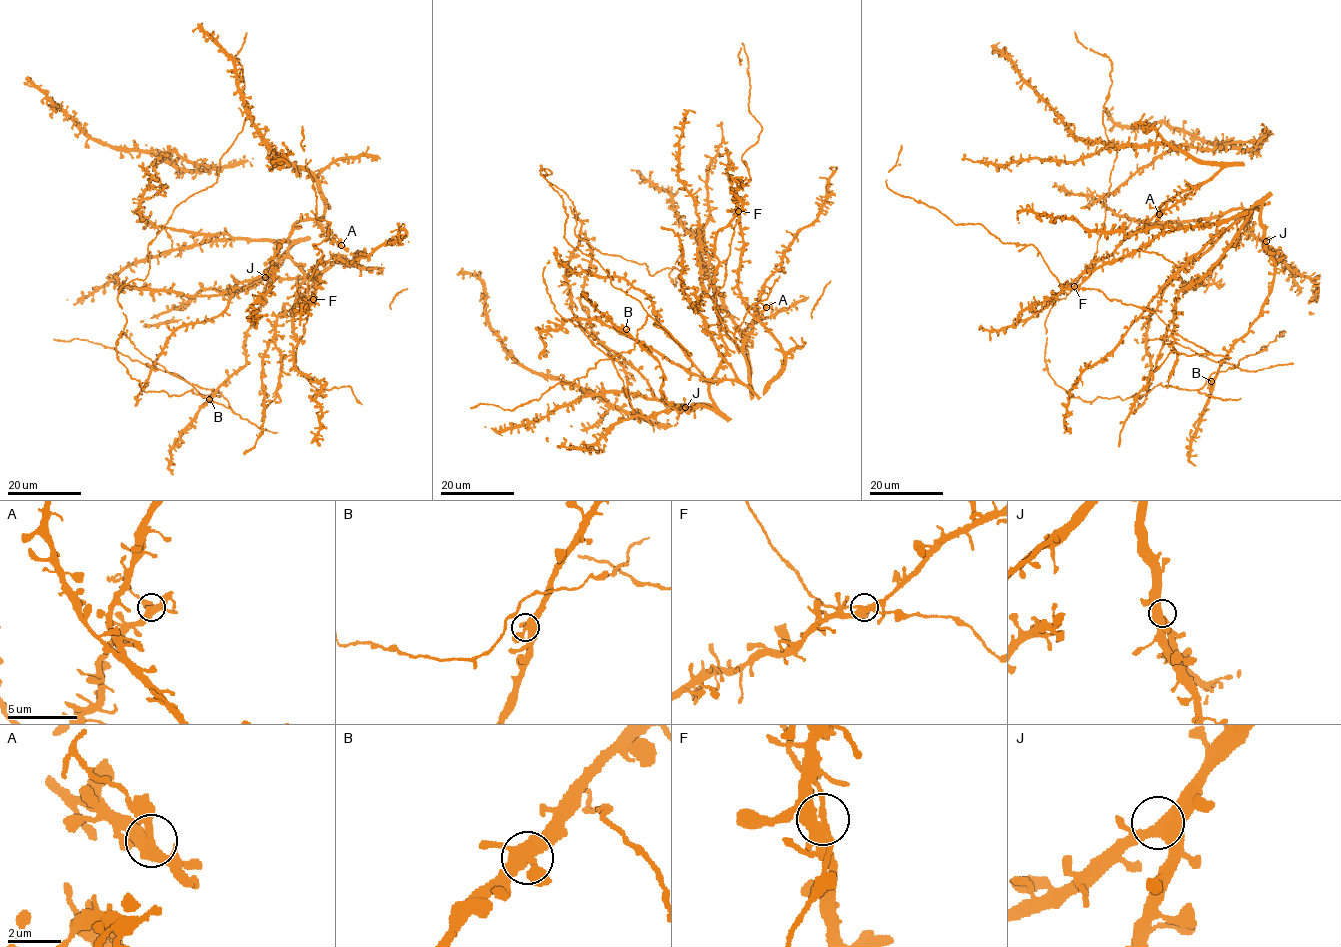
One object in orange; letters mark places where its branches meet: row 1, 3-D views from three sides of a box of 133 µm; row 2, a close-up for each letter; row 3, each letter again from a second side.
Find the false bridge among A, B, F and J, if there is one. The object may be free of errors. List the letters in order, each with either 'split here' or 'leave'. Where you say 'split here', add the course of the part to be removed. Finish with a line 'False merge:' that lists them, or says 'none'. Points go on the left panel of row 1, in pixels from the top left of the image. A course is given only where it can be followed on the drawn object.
A: split here; foreign part runs (342, 245), (332, 230)
B: leave
F: leave
J: leave
False merge: A

